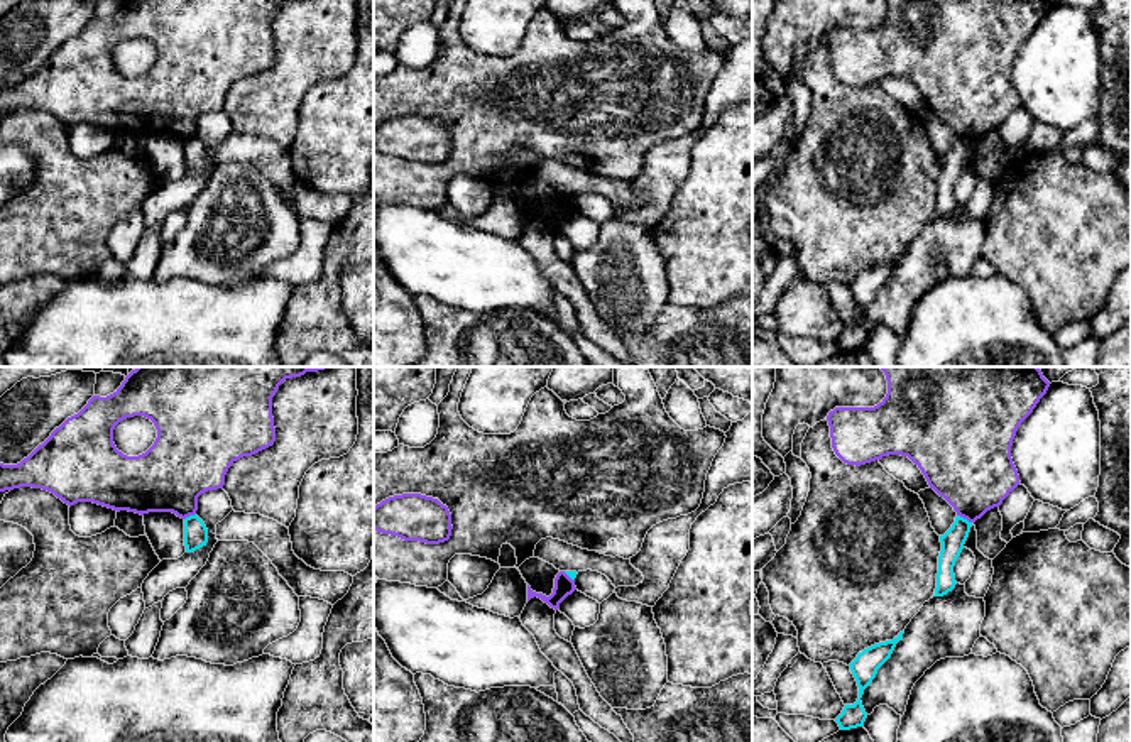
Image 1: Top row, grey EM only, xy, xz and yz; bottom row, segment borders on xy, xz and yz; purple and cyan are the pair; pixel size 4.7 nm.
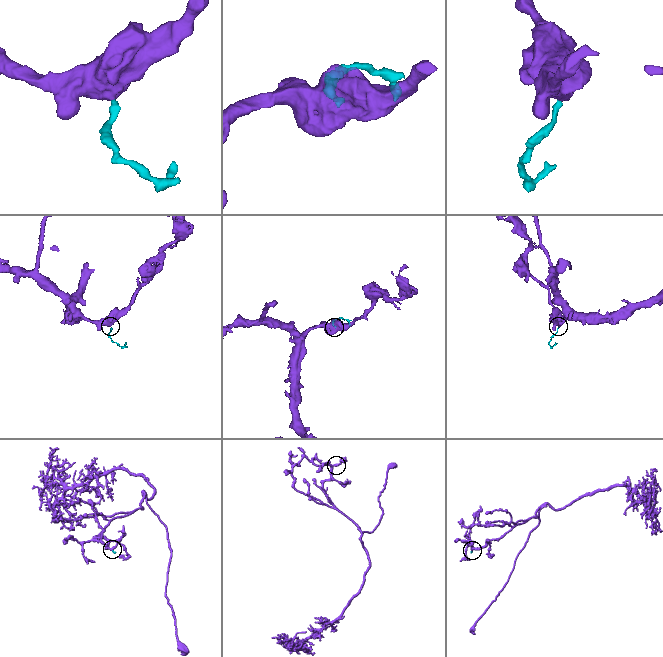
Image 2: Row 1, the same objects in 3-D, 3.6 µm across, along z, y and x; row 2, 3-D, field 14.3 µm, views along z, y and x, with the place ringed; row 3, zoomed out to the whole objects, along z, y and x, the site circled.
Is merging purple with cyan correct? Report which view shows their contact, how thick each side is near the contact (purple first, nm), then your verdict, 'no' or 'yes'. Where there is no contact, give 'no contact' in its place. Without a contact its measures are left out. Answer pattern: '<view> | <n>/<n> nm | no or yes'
yz | 400/110 nm | no

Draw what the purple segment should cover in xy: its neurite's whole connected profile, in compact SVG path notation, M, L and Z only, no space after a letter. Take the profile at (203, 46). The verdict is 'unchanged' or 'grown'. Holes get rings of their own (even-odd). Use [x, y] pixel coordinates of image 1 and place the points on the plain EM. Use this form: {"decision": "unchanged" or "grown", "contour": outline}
{"decision": "unchanged", "contour": "M125 0L110 17L93 17L74 37L68 39L51 57L17 86L0 85L0 113L20 108L42 110L69 128L93 123L117 134L172 134L181 140L194 137L198 118L223 110L233 83L252 78L276 63L272 19L286 0ZM134 37L150 41L157 51L154 66L139 78L127 78L113 64L115 47Z"}

